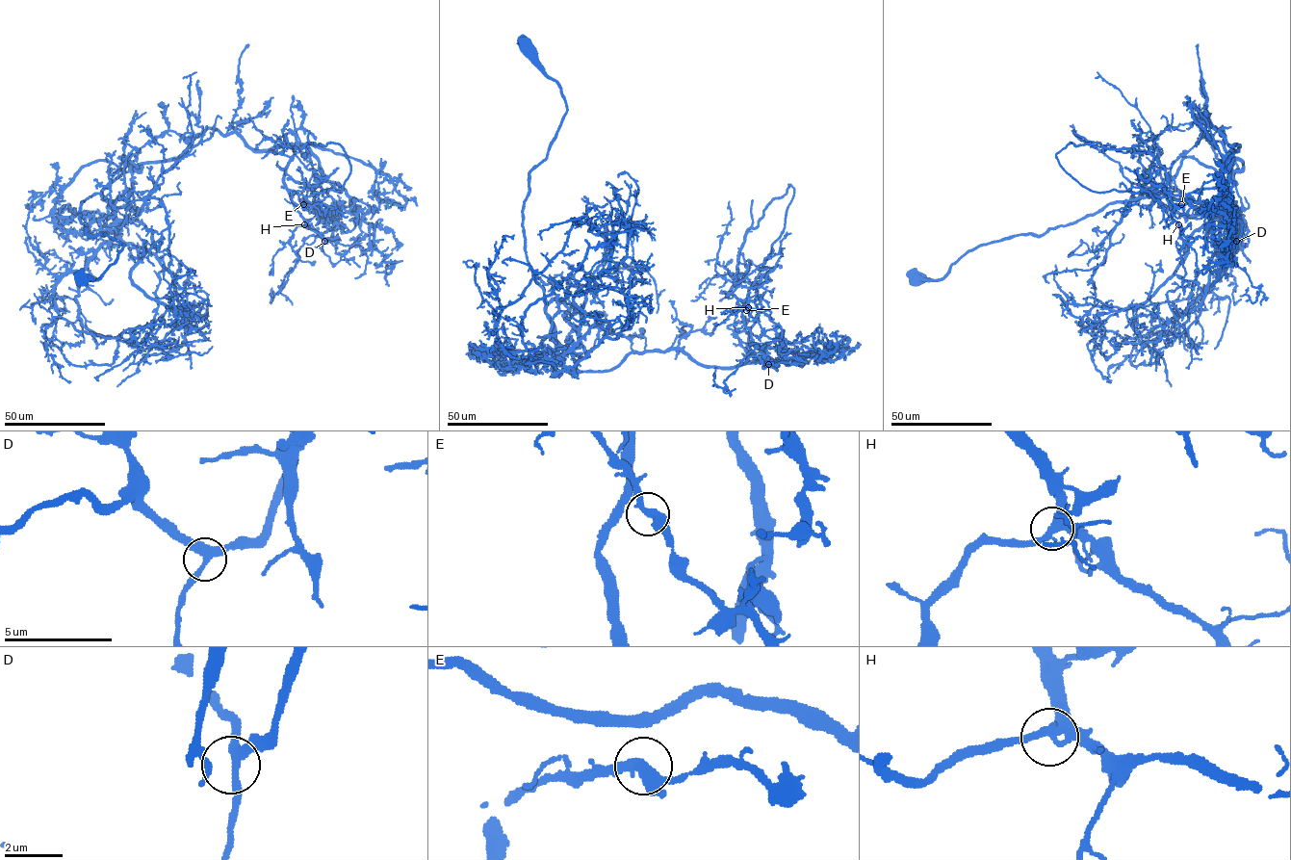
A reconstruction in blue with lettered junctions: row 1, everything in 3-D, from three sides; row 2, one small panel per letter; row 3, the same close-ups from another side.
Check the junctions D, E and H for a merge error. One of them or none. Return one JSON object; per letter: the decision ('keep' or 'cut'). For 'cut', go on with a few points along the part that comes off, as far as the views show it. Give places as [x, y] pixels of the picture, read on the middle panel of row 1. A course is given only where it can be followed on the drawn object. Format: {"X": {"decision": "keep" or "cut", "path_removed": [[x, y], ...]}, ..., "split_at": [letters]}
{"D": {"decision": "keep"}, "E": {"decision": "cut", "path_removed": [[746, 310], [733, 293], [739, 285], [749, 289], [743, 324], [777, 370], [750, 355], [723, 388], [715, 377]]}, "H": {"decision": "keep"}, "split_at": ["E"]}

